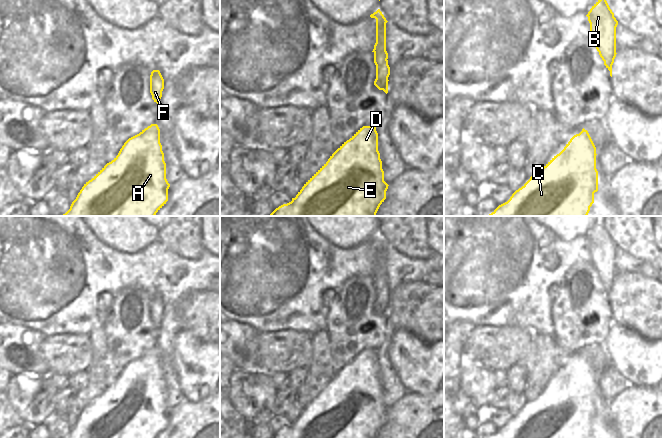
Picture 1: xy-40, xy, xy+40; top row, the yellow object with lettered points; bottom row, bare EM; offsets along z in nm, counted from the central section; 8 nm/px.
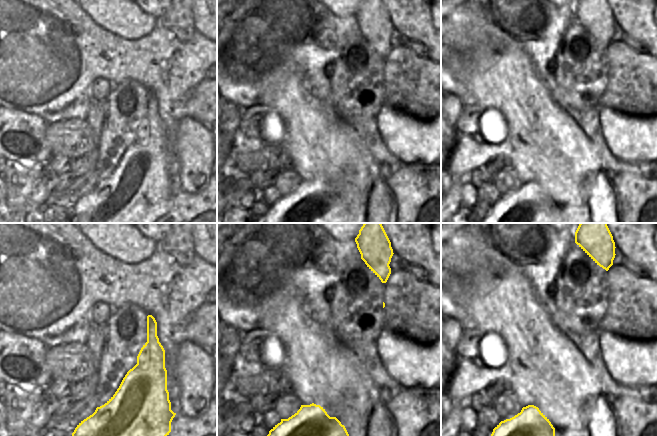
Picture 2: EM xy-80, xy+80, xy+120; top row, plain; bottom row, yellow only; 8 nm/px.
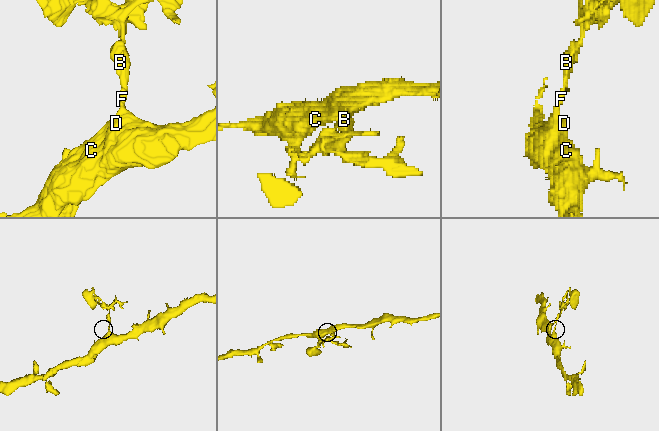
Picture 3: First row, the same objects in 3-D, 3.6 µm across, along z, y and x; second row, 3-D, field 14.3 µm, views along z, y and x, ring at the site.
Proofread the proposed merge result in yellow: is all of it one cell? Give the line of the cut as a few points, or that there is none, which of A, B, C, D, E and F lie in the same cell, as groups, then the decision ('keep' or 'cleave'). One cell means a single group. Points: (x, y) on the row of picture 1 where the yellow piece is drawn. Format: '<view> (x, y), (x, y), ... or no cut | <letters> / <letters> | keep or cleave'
xy+40 (599, 51), (603, 51), (613, 60) | A C D E F / B | cleave

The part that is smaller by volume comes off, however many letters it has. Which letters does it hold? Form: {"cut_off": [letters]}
{"cut_off": ["B"]}

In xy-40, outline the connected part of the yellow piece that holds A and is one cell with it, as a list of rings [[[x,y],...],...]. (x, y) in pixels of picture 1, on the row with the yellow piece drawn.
[[[151,124],[124,143],[118,155],[84,184],[70,209],[61,216],[155,216],[168,201],[169,187],[160,129],[157,124]]]

